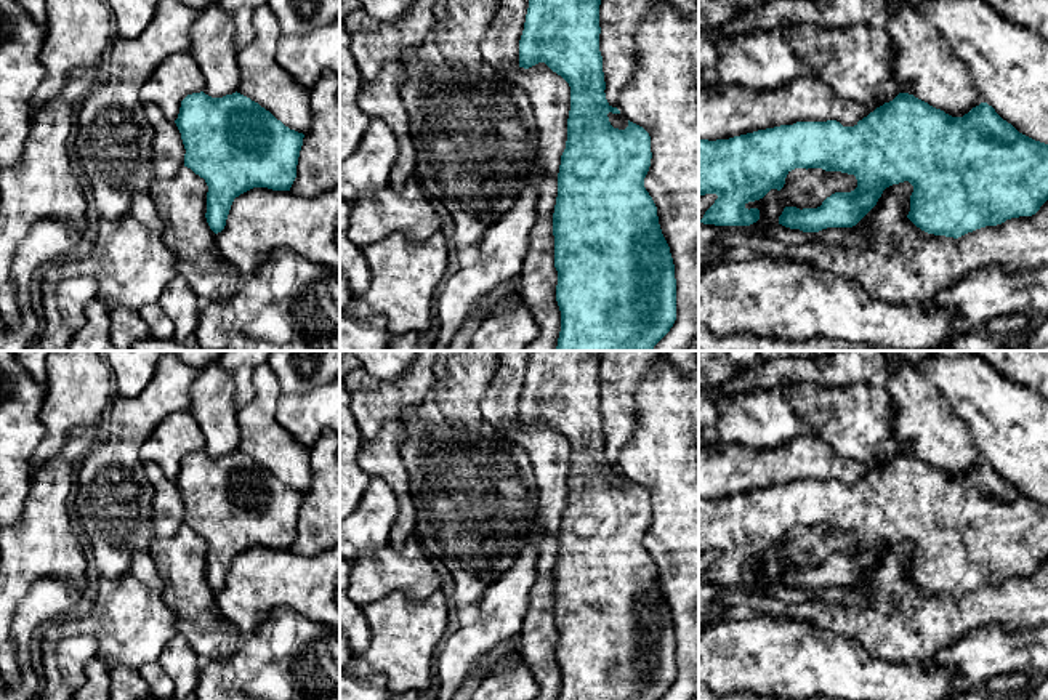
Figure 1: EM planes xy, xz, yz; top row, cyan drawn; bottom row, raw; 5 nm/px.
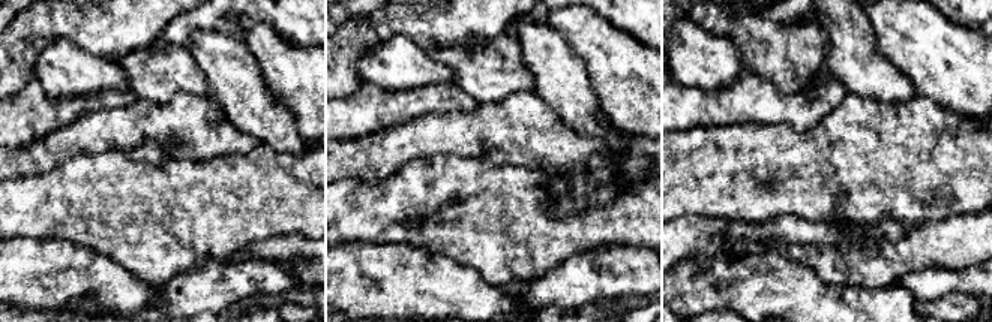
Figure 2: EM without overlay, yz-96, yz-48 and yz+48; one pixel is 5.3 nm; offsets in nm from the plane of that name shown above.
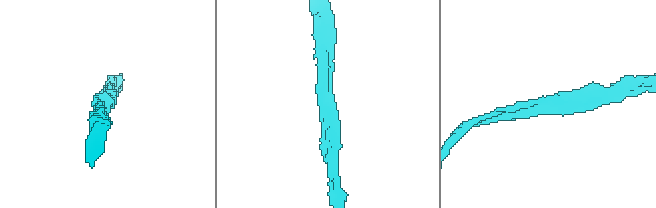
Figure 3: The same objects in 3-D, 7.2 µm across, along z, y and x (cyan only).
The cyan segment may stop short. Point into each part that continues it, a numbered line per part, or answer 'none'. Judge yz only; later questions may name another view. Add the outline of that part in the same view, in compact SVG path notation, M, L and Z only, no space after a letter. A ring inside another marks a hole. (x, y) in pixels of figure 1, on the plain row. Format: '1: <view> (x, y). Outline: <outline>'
none

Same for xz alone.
none

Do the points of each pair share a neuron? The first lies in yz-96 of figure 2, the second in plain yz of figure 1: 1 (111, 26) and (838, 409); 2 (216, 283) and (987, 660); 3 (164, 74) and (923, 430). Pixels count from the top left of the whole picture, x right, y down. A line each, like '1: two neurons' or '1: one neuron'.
1: two neurons
2: one neuron
3: two neurons

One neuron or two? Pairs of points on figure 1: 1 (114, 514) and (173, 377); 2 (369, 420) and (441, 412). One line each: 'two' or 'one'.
1: one
2: two

